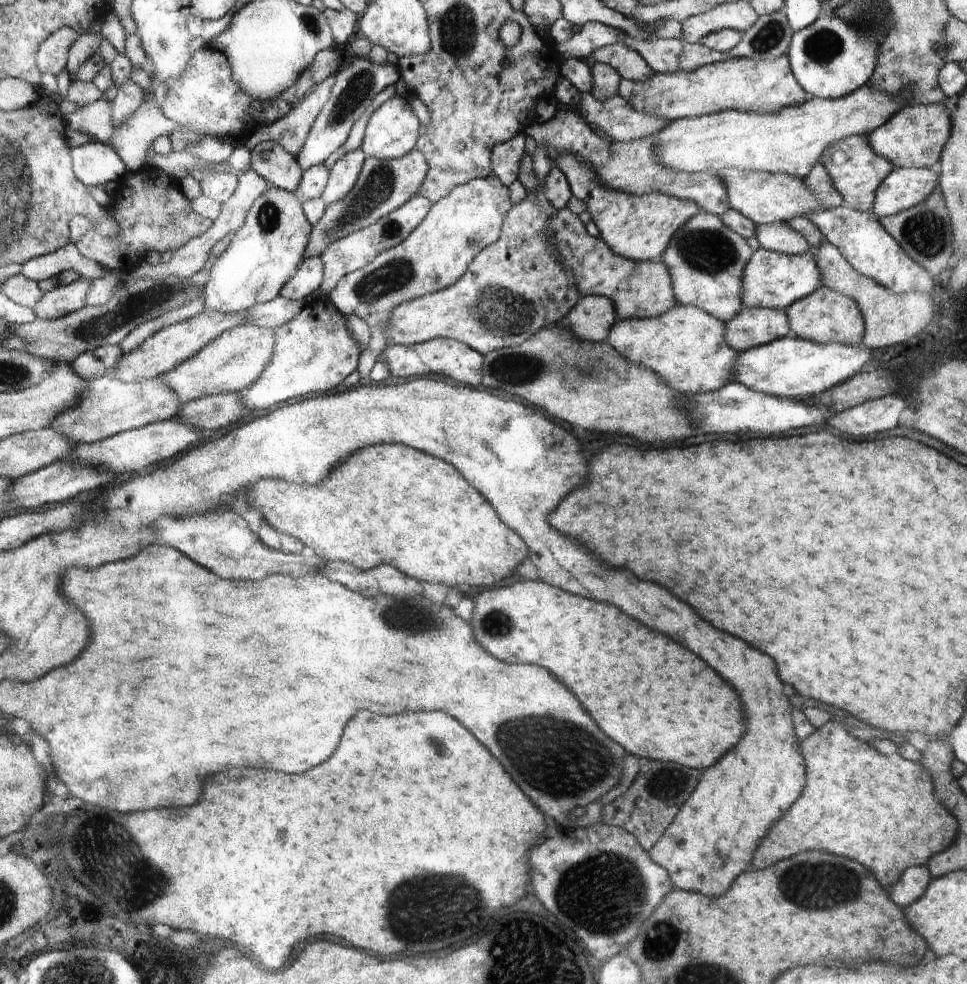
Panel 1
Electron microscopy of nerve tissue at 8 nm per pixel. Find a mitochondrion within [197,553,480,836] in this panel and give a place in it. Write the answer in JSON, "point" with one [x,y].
{"point":[412,619]}

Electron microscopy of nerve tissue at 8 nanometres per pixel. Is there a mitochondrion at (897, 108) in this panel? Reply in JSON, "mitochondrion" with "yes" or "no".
{"mitochondrion":"no"}

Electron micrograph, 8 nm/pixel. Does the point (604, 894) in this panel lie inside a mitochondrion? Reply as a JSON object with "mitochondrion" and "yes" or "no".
{"mitochondrion":"yes"}

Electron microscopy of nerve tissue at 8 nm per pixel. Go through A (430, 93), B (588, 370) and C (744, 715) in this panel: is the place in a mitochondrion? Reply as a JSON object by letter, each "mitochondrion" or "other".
{"A":"other","B":"mitochondrion","C":"other"}

